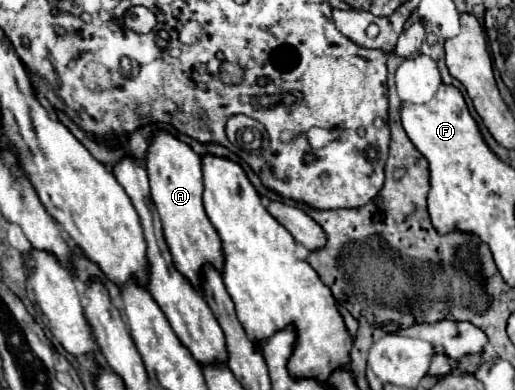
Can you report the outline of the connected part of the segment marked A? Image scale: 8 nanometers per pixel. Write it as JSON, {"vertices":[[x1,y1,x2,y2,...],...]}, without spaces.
{"vertices":[[156,130,150,138,146,152,146,170,150,178,150,196,162,220,164,238,172,252,176,268,194,284,200,286,202,266,212,262,222,270,222,246,216,238,216,230,208,222,202,206,202,166,200,156,180,138,172,136,166,130]]}

